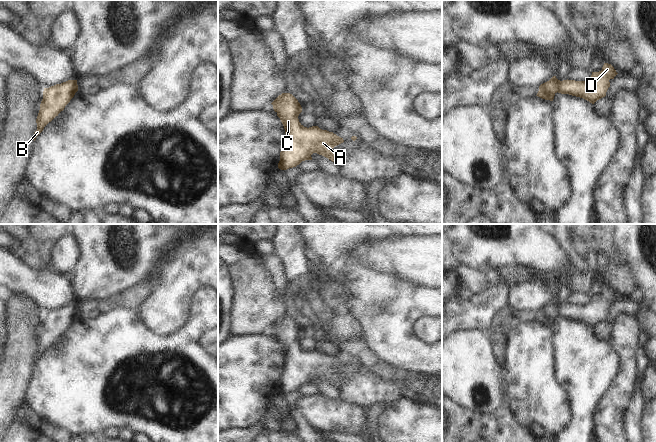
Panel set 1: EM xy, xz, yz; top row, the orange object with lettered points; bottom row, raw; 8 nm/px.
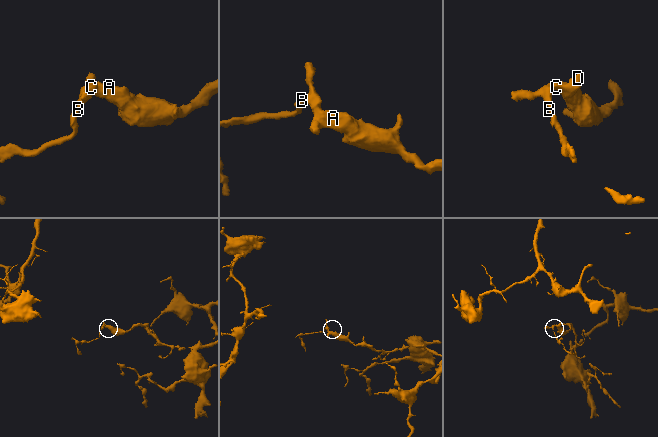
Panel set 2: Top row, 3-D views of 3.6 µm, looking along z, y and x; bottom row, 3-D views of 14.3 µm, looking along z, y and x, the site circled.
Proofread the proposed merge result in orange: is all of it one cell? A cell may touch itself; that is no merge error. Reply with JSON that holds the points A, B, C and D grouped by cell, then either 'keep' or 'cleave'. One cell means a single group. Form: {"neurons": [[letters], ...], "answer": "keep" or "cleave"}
{"neurons": [["A", "B", "C", "D"]], "answer": "keep"}

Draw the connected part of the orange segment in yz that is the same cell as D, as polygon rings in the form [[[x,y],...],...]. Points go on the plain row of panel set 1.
[[[604,287],[602,294],[592,296],[591,302],[585,305],[563,304],[560,305],[553,300],[549,305],[539,310],[536,320],[553,325],[555,318],[569,318],[572,320],[583,322],[594,328],[597,324],[606,320],[606,316],[610,311],[610,303],[618,297],[611,288]]]

